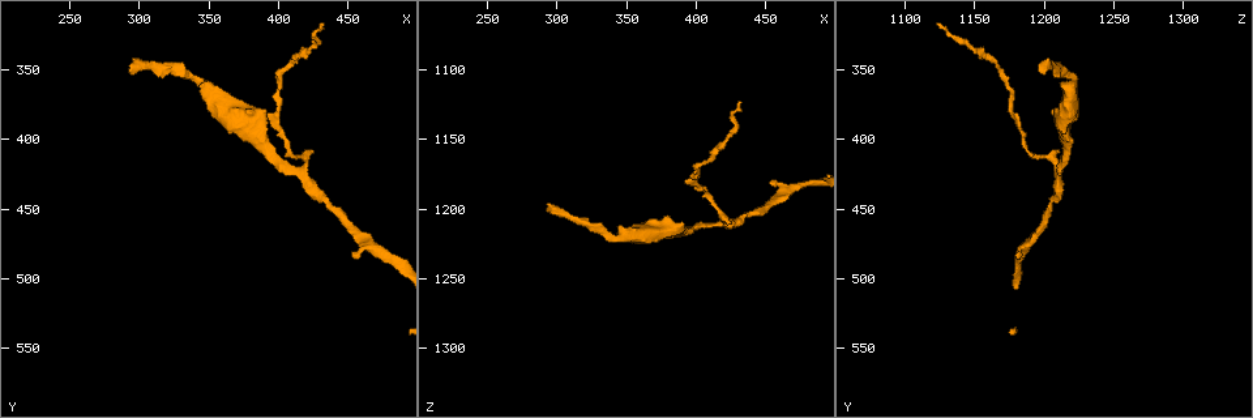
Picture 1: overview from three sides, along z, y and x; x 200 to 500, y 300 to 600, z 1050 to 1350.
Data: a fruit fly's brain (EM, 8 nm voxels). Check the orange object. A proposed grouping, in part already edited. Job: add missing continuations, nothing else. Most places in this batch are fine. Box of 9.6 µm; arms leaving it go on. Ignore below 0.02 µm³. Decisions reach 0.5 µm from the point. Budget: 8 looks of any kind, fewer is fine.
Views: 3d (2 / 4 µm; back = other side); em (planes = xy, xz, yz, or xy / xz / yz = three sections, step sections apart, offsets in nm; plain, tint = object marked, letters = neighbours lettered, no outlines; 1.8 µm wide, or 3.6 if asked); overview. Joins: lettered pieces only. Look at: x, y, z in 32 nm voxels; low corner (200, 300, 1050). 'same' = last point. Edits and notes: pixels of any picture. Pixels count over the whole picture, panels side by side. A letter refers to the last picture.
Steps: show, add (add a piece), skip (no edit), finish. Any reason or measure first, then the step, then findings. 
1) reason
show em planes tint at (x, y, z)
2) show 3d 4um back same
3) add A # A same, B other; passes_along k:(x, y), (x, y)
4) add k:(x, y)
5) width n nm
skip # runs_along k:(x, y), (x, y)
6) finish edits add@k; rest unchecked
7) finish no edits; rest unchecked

free end
show 3d 2um at (294, 352, 1196)

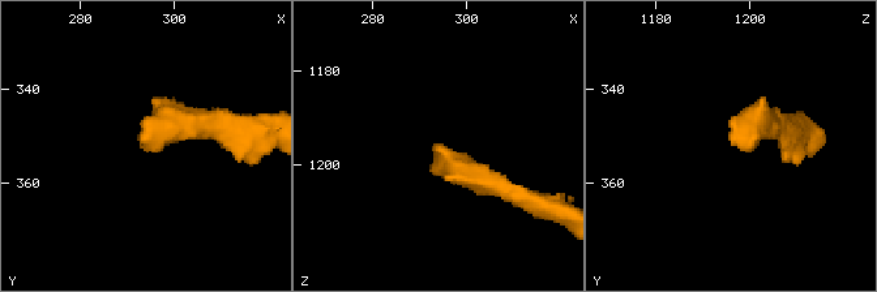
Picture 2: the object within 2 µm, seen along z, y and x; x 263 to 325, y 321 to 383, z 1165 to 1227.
show em planes letters at (294, 352, 1196)

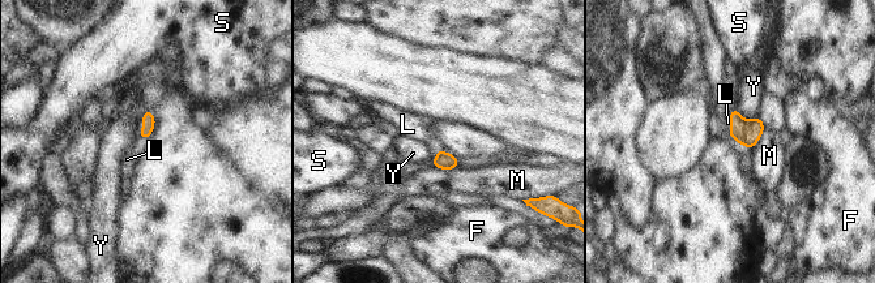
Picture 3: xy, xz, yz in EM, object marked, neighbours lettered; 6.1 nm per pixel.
add L # F other, L same, M other, S other, Y other; passes_along 3:(148, 116), (141, 128), (127, 159); the cell continues

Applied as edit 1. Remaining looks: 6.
see it whole again
show overview

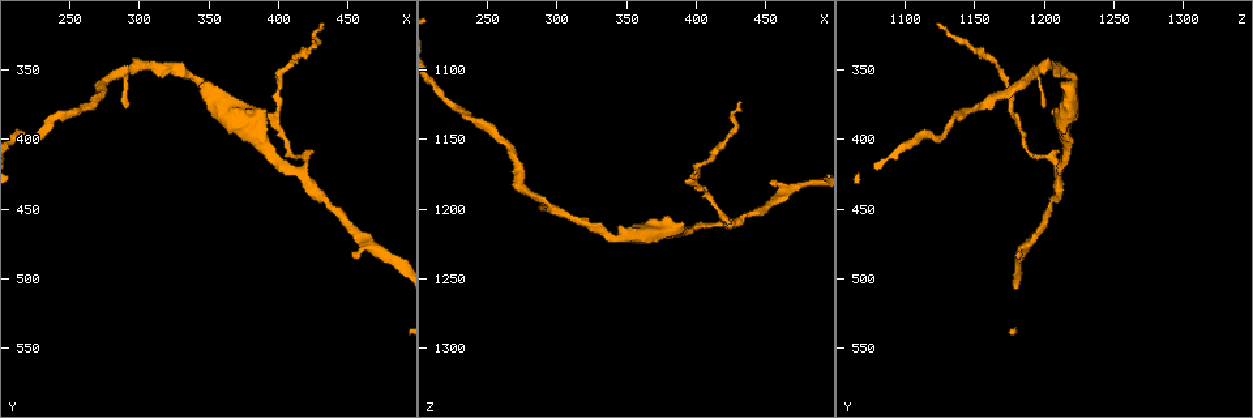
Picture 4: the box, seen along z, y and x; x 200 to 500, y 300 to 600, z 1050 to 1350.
thin end
show em planes tint at (454, 486, 1180)

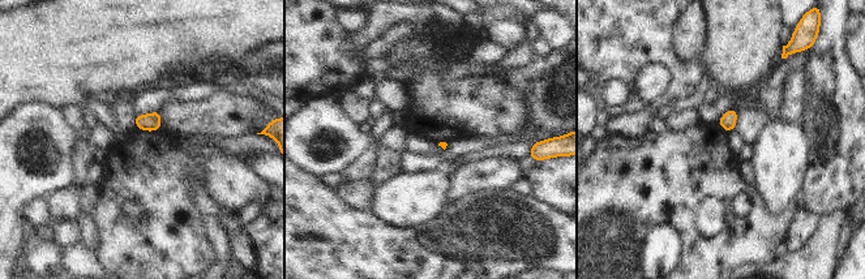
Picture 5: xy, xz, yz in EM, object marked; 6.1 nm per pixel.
what lies round it
show em planes letters same

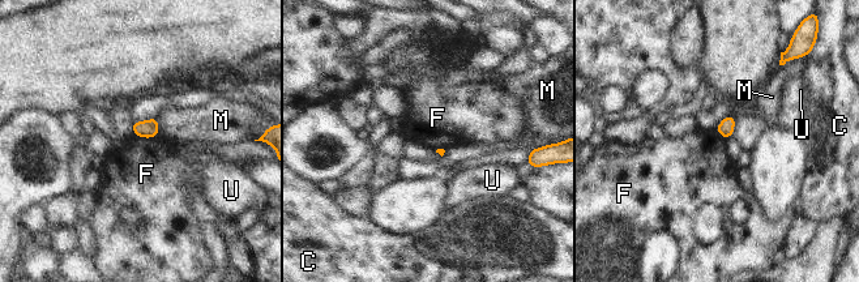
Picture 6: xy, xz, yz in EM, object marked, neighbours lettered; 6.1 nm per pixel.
skip # C other, F other, M other, U other; border 6:(159, 133), (152, 137), (133, 135); none of them fits

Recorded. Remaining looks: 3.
branch point
show em yz step 4 tint at (414, 422, 1212)

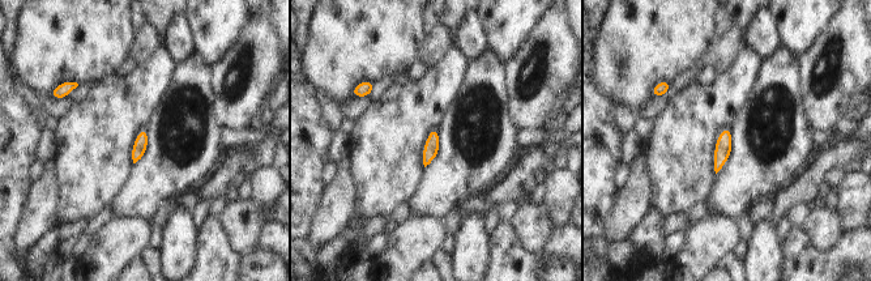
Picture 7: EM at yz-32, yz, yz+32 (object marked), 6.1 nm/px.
show em planes tint same

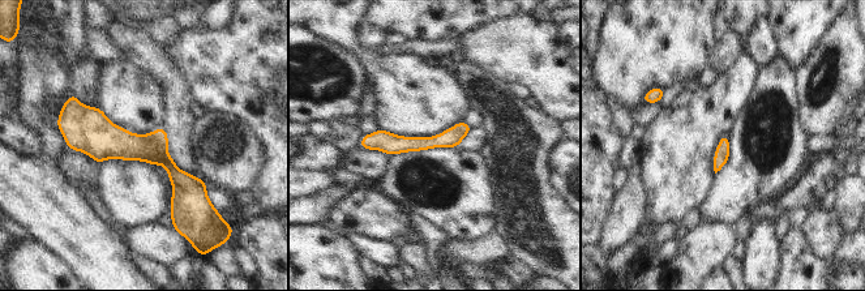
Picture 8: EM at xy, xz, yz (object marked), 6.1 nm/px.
show em planes letters same

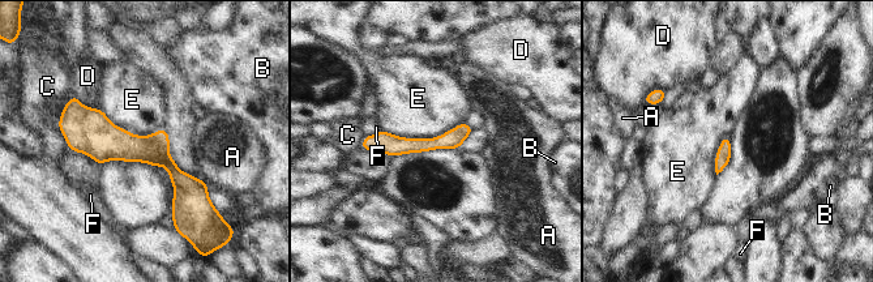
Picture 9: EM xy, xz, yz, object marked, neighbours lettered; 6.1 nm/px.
skip # A other, B other, C other, D other, E other, F other; border 9:(463, 122), (433, 137), (381, 131); none of them fits

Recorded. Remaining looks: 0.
finish edits add@3; rest unchecked

